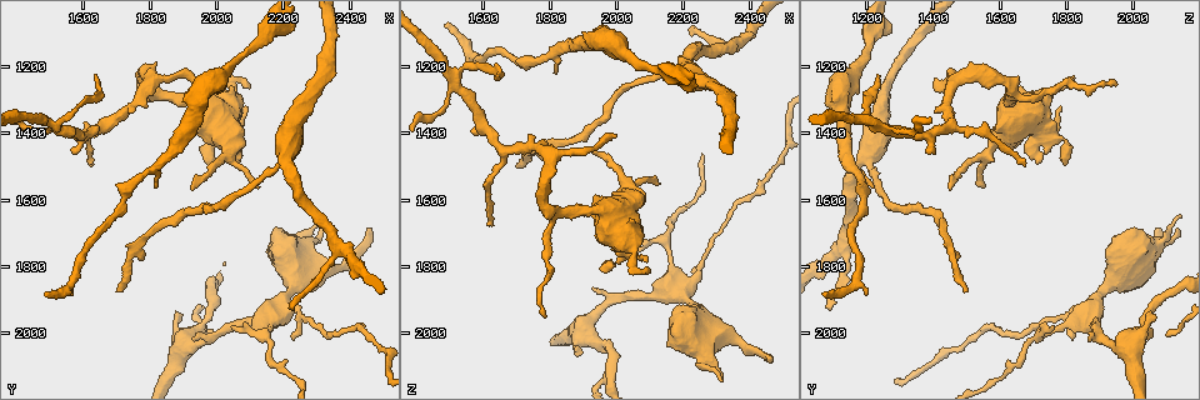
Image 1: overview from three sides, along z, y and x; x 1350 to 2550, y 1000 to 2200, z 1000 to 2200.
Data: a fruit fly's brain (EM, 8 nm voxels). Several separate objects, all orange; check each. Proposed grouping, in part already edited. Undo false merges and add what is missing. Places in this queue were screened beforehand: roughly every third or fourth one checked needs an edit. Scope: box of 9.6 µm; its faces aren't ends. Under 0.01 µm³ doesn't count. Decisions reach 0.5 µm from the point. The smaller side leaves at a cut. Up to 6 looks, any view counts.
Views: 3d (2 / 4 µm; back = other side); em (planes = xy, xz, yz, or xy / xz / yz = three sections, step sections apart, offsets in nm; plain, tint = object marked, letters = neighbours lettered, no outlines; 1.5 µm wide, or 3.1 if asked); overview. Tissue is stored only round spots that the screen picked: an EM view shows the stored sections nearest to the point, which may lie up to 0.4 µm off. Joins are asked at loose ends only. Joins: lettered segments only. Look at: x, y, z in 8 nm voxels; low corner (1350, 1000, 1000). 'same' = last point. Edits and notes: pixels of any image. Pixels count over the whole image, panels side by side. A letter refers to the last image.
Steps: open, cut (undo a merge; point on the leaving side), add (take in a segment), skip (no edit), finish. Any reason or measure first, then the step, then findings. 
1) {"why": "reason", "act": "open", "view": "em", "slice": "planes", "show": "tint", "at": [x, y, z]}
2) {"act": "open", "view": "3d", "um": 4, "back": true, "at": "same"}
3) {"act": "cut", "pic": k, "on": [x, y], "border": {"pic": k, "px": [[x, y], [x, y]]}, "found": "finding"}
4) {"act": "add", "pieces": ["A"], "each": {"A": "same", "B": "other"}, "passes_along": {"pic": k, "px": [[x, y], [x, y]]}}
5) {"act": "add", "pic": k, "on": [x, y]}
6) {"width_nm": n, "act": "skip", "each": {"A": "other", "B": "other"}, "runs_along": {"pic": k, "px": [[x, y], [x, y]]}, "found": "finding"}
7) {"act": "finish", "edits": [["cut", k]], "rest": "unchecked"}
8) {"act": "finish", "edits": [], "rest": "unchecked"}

{"why": "an open end", "act": "open", "view": "3d", "um": 2, "at": [1900, 1940, 2060]}

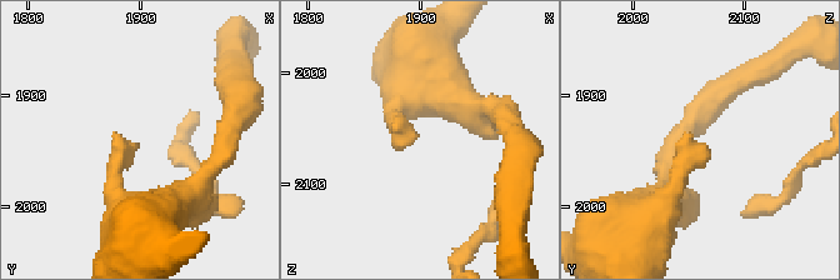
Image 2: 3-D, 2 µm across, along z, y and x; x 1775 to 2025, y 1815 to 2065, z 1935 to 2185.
{"act": "open", "view": "em", "slice": "planes", "show": "letters", "at": [1900, 1946, 2058]}

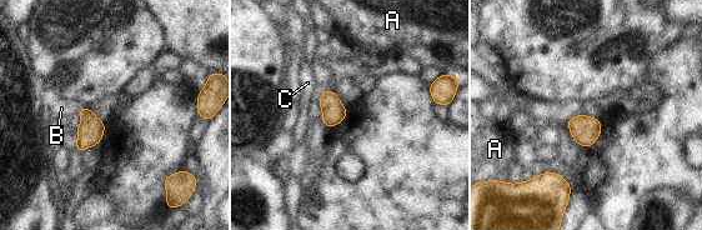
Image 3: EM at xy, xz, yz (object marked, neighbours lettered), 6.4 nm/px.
{"act": "add", "pieces": ["B"], "each": {"A": "other", "B": "same", "C": "other"}, "passes_along": {"pic": 3, "px": [[90, 131], [79, 110], [61, 108]]}, "found": "the neuron continues"}

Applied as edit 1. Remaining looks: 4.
{"act": "open", "view": "overview"}

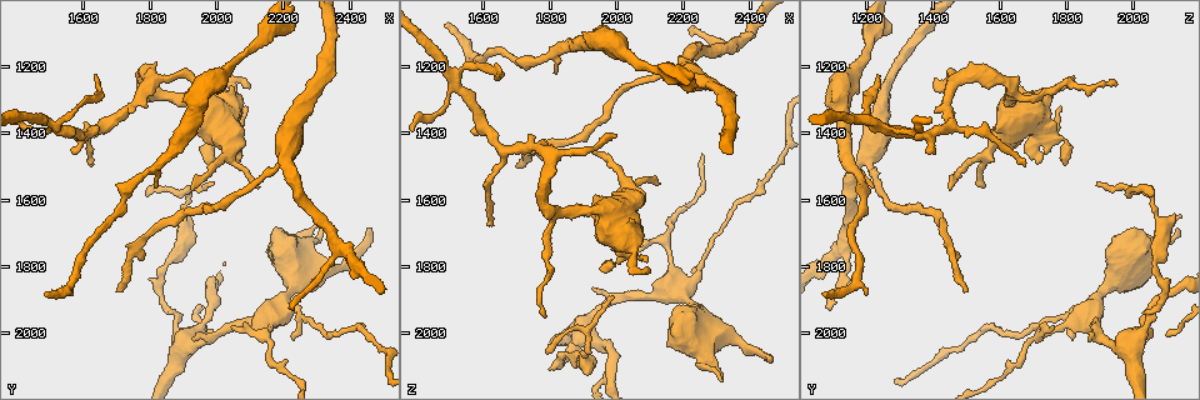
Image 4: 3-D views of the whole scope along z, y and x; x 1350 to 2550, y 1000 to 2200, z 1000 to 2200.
{"why": "an open end", "act": "open", "view": "3d", "um": 2, "at": [1710, 1870, 1510]}

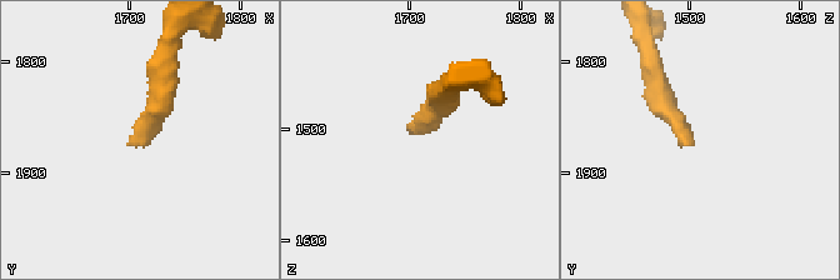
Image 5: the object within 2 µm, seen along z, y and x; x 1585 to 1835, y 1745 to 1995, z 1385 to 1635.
{"act": "open", "view": "em", "slice": "planes", "show": "letters", "at": [1706, 1872, 1506]}

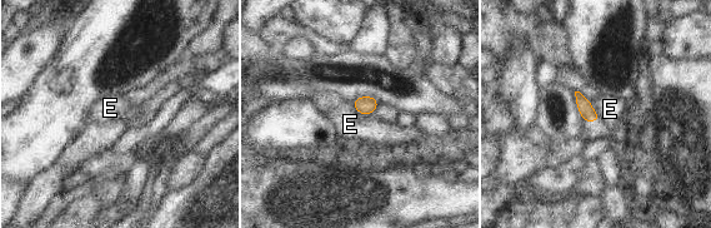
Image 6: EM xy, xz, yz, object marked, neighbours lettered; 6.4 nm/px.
{"act": "skip", "each": {"E": "other"}, "border": {"pic": 6, "px": [[351, 103], [360, 113], [371, 114]]}, "found": "no lettered segment goes on from it"}

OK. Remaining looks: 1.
{"act": "finish", "edits": [["add", 3]], "rest": "unchecked"}

